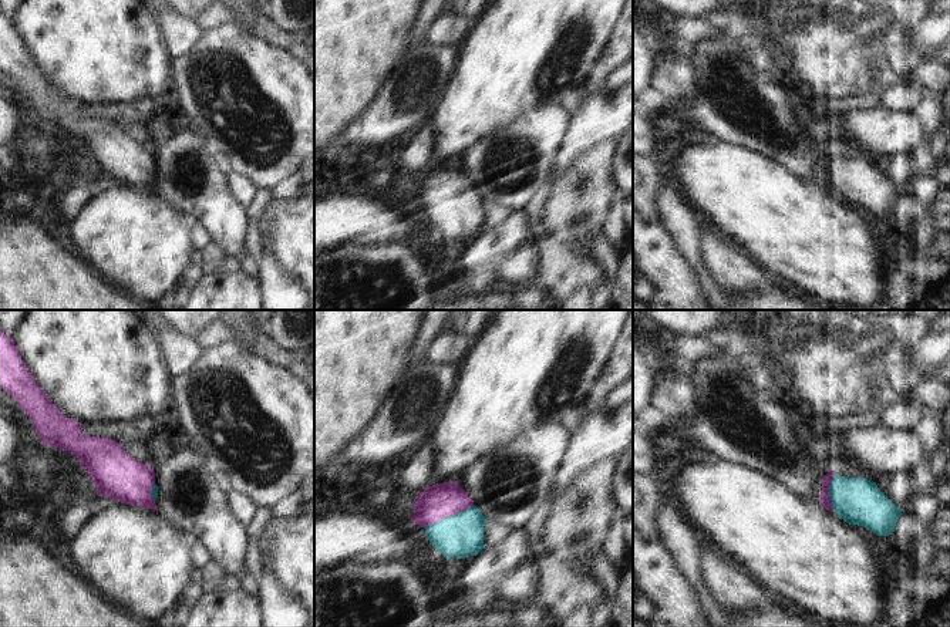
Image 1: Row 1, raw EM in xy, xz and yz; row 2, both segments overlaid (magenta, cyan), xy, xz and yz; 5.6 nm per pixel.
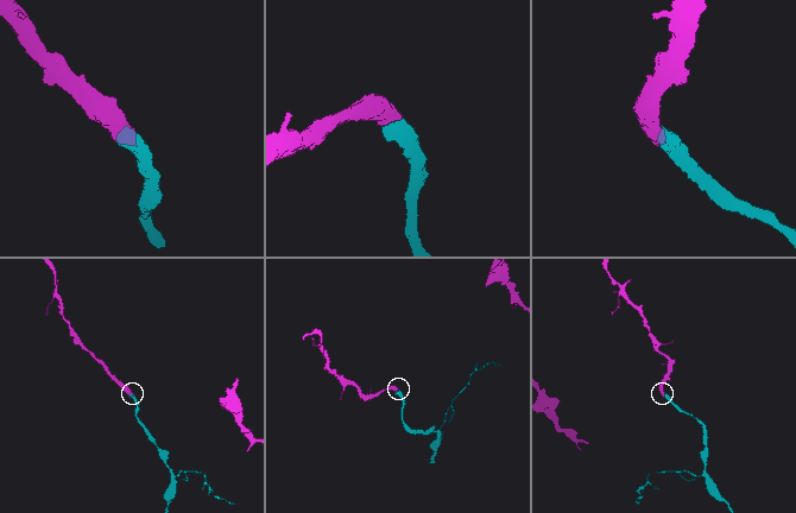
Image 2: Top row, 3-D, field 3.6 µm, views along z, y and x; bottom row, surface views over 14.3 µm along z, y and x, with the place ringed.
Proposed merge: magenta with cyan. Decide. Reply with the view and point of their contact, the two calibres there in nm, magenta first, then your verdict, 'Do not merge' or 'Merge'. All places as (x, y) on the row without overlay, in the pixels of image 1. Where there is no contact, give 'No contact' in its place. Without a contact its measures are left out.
Touches magenta at xz (448, 196). Thickness 200 nm (magenta) against 260 nm. Merge.

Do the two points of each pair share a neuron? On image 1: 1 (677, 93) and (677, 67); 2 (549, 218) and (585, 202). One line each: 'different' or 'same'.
1: same
2: same

